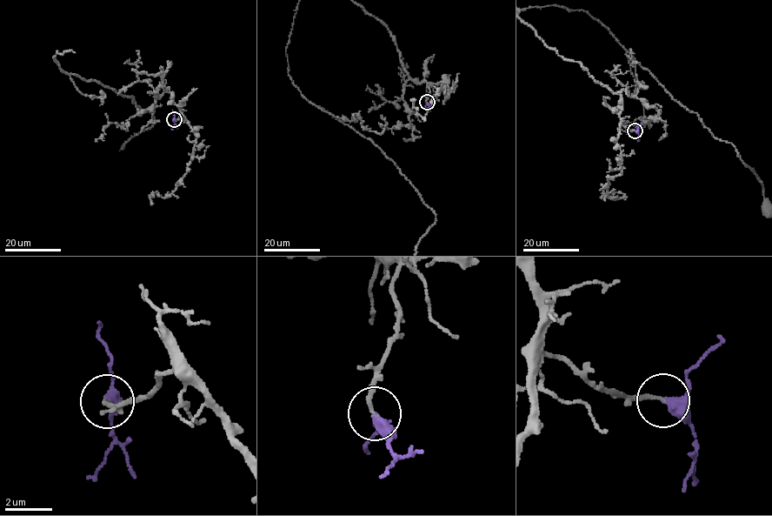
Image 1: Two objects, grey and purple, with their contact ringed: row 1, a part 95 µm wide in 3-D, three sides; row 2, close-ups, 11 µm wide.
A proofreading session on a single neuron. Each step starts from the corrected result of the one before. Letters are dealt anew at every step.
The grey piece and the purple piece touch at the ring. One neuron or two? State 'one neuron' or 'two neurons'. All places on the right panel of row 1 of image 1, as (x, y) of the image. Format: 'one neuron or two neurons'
one neuron

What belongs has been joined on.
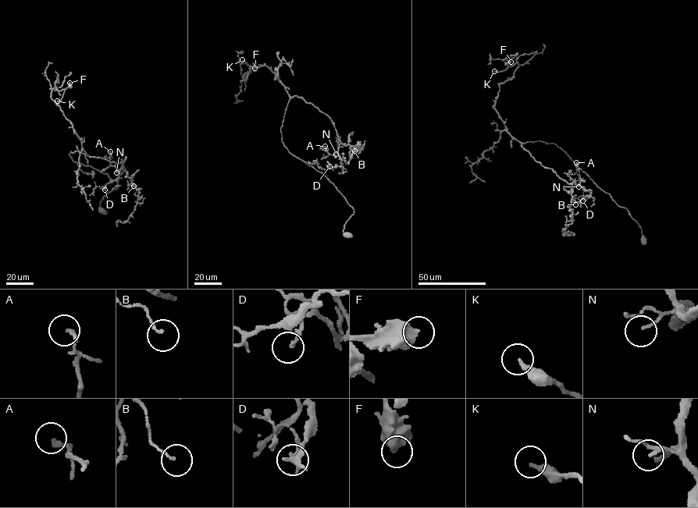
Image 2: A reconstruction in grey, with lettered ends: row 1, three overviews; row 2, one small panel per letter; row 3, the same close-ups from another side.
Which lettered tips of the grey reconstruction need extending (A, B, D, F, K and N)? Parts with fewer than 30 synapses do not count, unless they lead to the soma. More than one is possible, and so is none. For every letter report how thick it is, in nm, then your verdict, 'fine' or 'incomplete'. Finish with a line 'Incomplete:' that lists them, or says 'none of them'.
A: calibre 150 nm; fine
B: calibre 120 nm; fine
D: calibre 170 nm; fine
F: calibre 600 nm; fine
K: calibre 260 nm; fine
N: calibre 120 nm; fine
Incomplete: none of them

